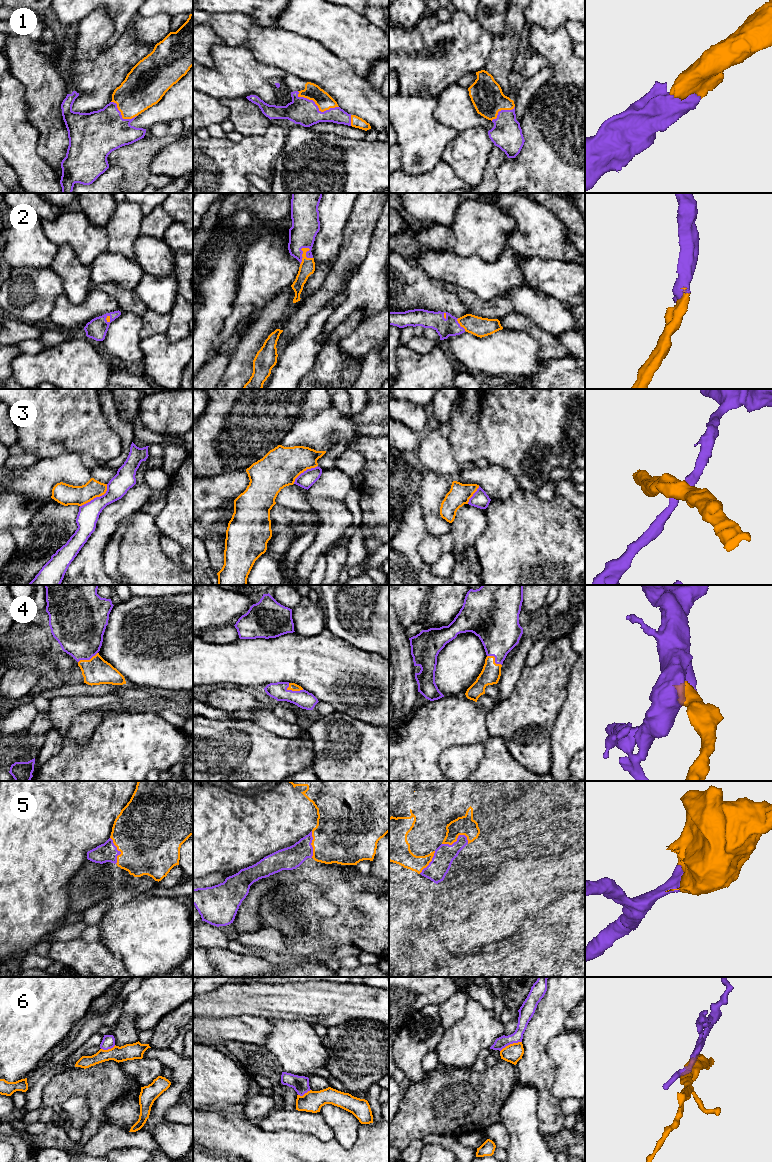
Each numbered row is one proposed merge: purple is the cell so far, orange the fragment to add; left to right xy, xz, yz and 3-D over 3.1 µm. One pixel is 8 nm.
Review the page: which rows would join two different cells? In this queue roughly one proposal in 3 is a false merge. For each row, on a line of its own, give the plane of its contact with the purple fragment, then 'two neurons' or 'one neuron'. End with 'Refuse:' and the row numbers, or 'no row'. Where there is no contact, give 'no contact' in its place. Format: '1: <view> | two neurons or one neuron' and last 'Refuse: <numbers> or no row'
1: xz | one neuron
2: xz | one neuron
3: xy | two neurons
4: xz | one neuron
5: yz | one neuron
6: yz | two neurons
Refuse: 3, 6

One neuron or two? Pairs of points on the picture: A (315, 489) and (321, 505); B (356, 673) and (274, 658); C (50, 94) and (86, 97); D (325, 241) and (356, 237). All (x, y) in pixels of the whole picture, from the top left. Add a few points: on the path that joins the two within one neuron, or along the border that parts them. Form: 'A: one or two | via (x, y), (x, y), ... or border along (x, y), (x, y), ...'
A: two | border along (309, 495), (330, 498), (341, 502)
B: one | via (336, 672), (325, 665), (294, 659)
C: two | border along (69, 87), (67, 93)
D: two | border along (349, 217), (343, 232), (343, 241), (335, 261)

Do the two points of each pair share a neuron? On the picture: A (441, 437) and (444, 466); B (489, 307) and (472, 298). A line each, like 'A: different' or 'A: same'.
A: same
B: same

